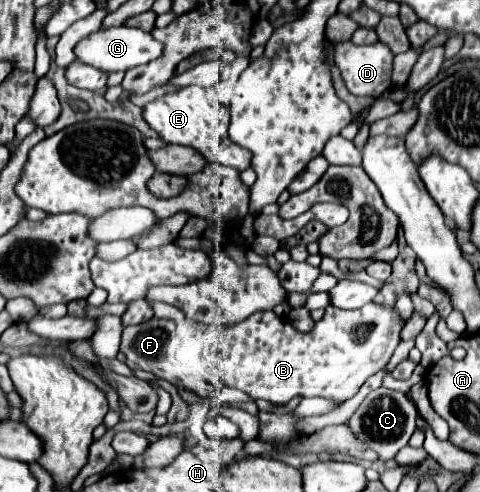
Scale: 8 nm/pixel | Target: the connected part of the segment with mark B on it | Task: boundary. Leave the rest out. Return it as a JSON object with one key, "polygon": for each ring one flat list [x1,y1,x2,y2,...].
{"polygon":[[372,302,360,310,338,310,328,306,324,318,316,322,314,330,308,334,294,330,286,318,278,318,274,312,256,312,248,316,248,320,236,324,234,328,216,330,204,324,194,324,194,330,206,332,204,336,214,340,210,344,212,352,208,364,210,364,210,372,216,378,220,378,224,386,238,388,252,398,270,400,274,404,286,404,294,396,302,396,302,398,320,396,336,404,342,404,344,400,352,398,372,374,380,372,388,364,388,360,392,358,400,342,402,322,398,320,394,308,384,308]]}

